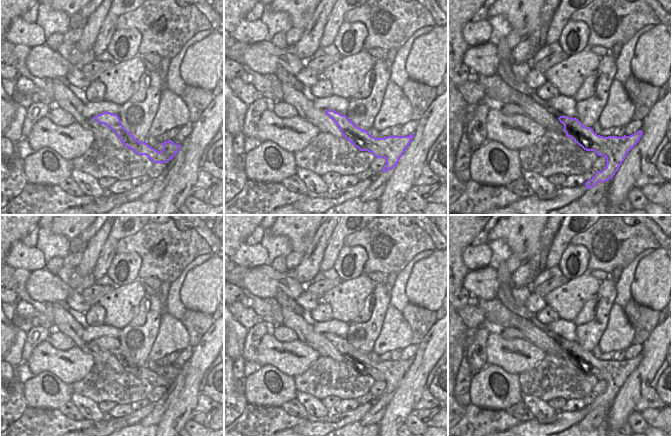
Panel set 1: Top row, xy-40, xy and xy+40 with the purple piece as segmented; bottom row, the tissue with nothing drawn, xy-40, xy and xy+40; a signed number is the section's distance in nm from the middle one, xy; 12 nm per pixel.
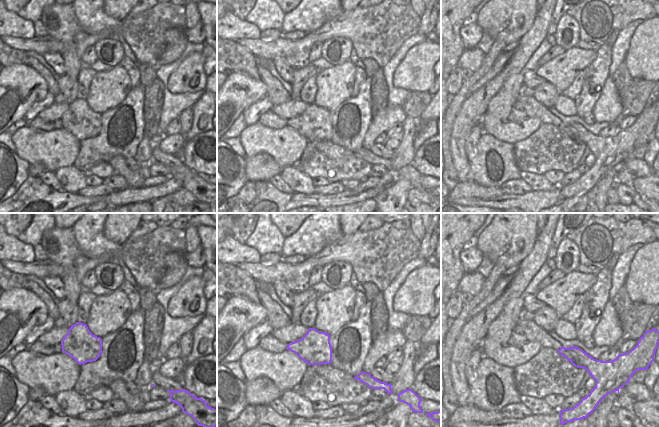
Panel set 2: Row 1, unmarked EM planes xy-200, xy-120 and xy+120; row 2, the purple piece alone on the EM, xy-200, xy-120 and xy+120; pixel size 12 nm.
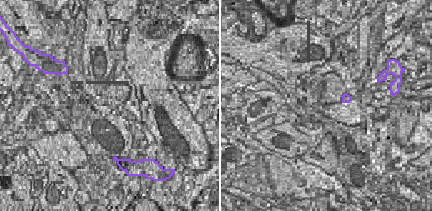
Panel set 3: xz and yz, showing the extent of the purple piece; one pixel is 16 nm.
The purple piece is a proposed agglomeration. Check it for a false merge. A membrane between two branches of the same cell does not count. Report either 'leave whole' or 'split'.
split

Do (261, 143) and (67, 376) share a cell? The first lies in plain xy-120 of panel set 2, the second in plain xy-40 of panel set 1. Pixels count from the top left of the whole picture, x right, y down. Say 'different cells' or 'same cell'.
same cell

